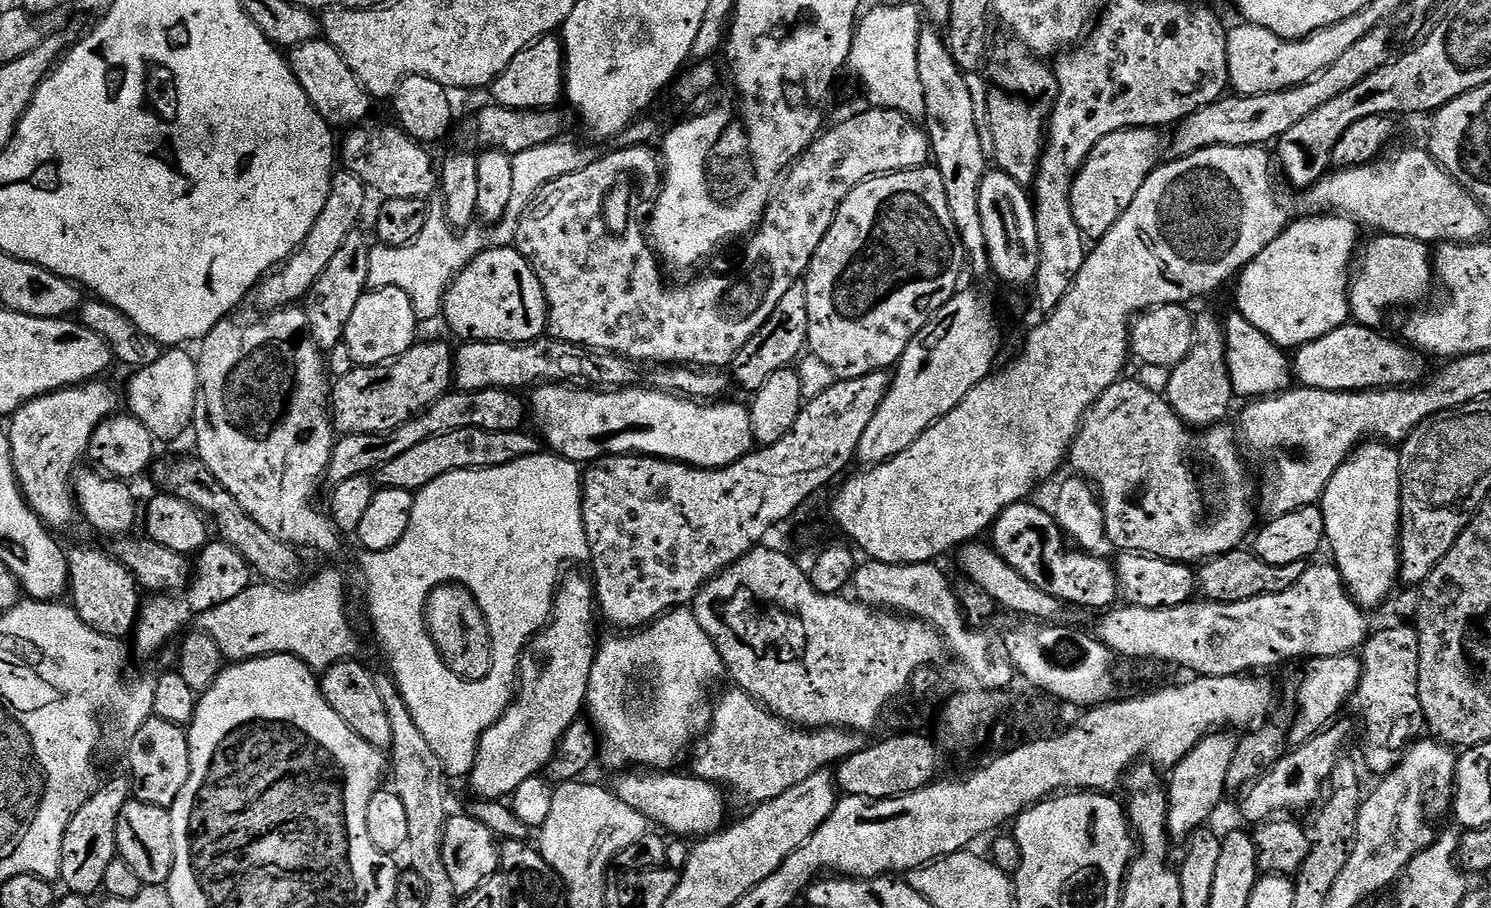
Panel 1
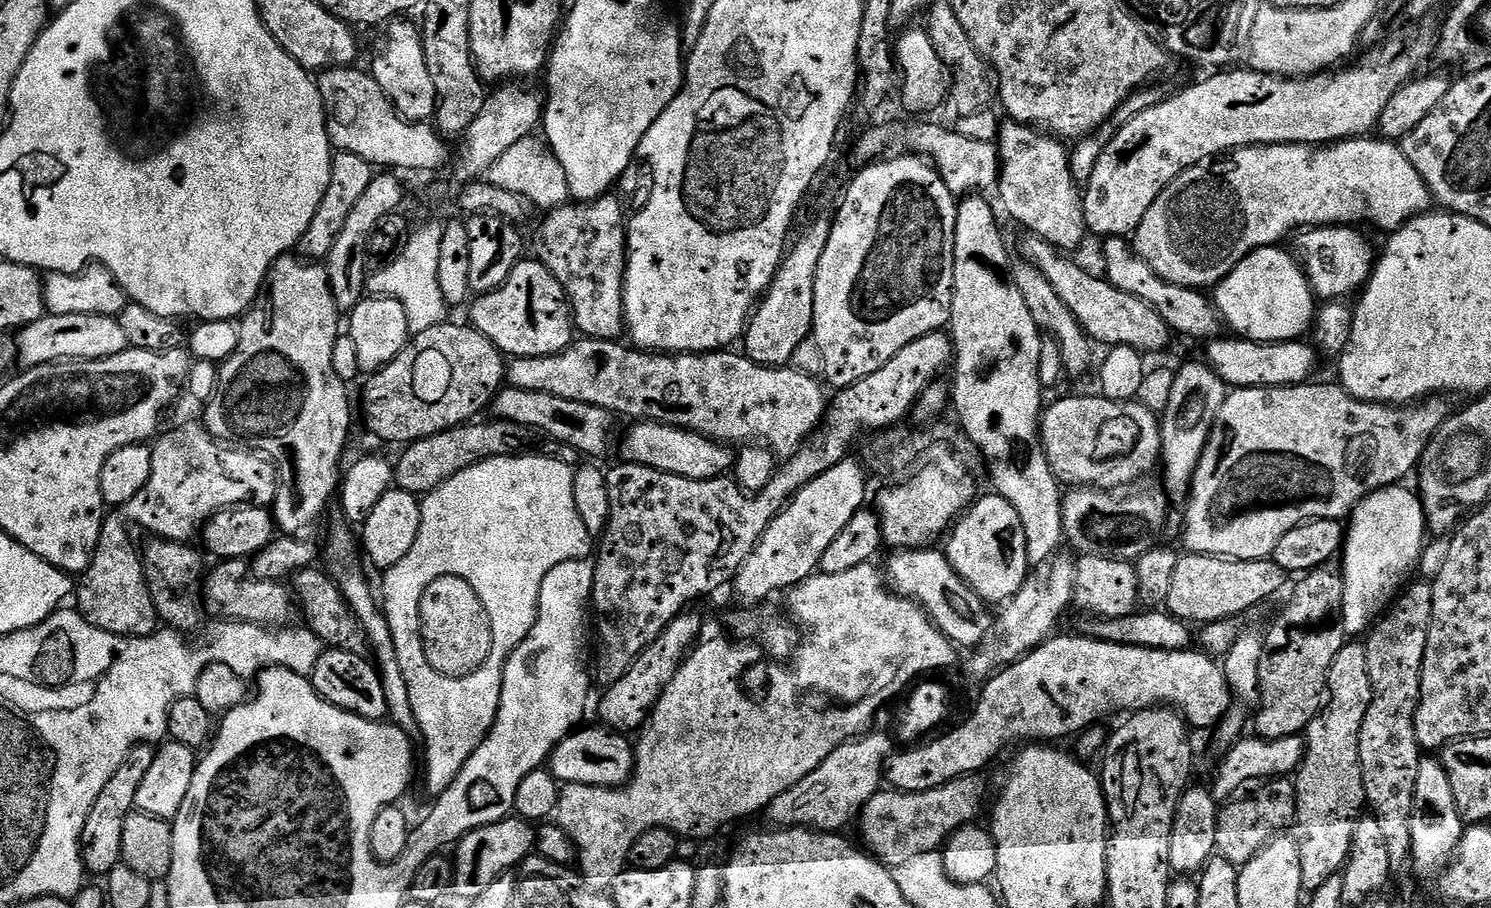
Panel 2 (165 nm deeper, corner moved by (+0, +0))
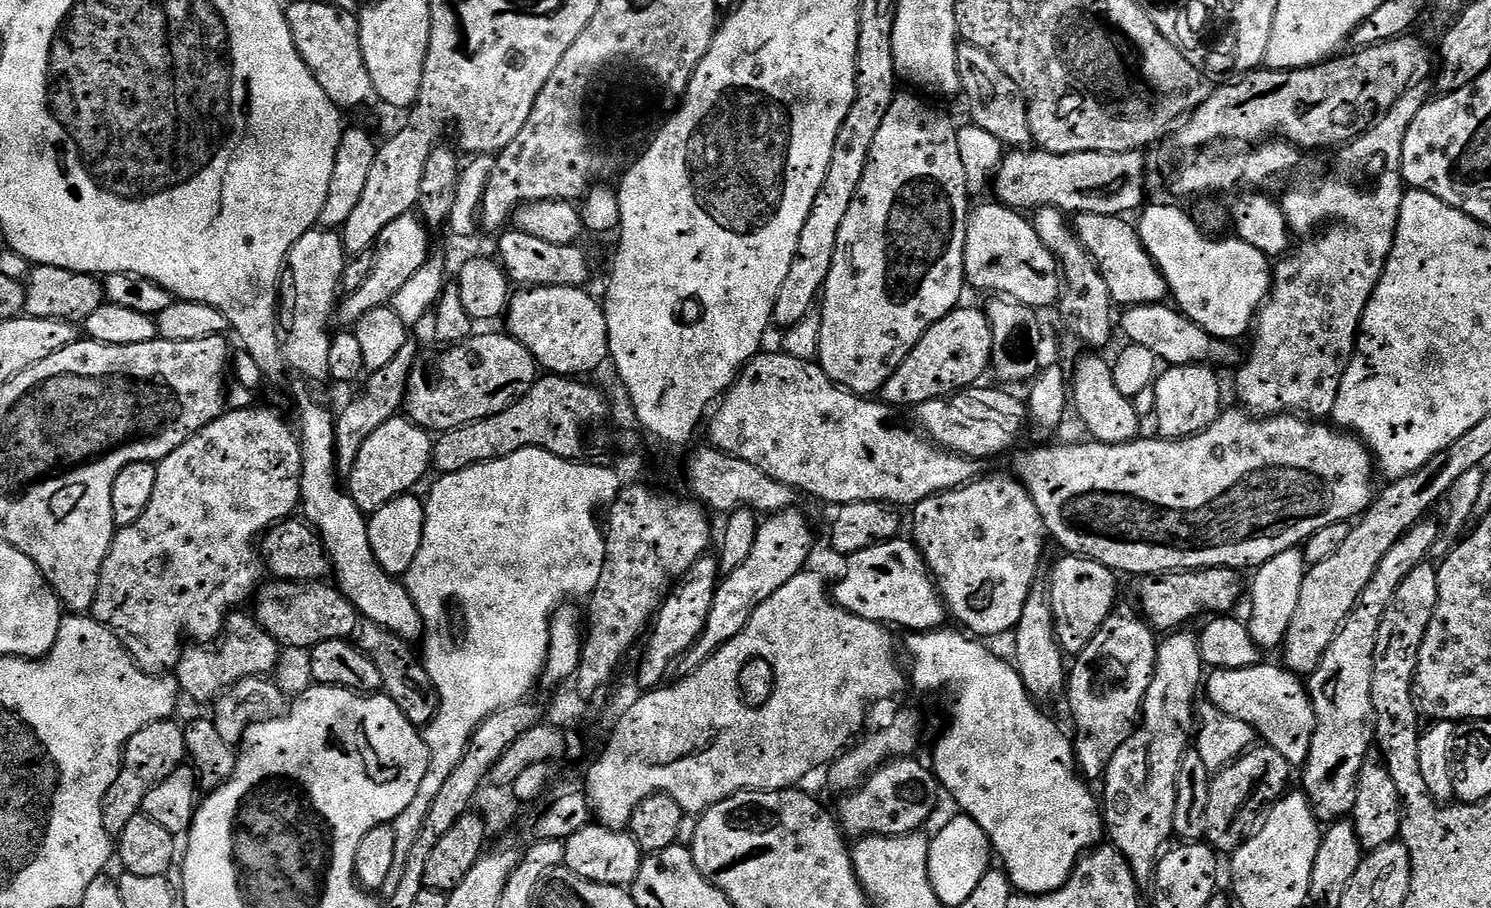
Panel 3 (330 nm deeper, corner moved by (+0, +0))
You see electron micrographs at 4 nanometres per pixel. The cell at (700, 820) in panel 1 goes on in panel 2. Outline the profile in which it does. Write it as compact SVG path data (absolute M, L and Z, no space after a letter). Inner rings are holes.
M604 726L596 728L581 727L565 738L557 748L552 751L550 757L550 771L561 785L589 784L595 788L619 788L627 785L632 779L632 770L636 766L636 754L634 744L627 735L614 732Z

